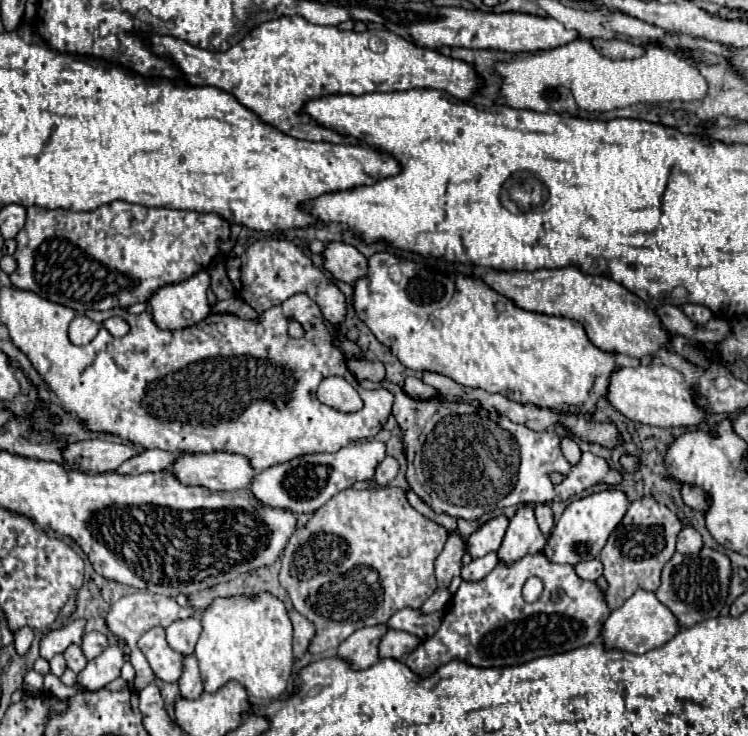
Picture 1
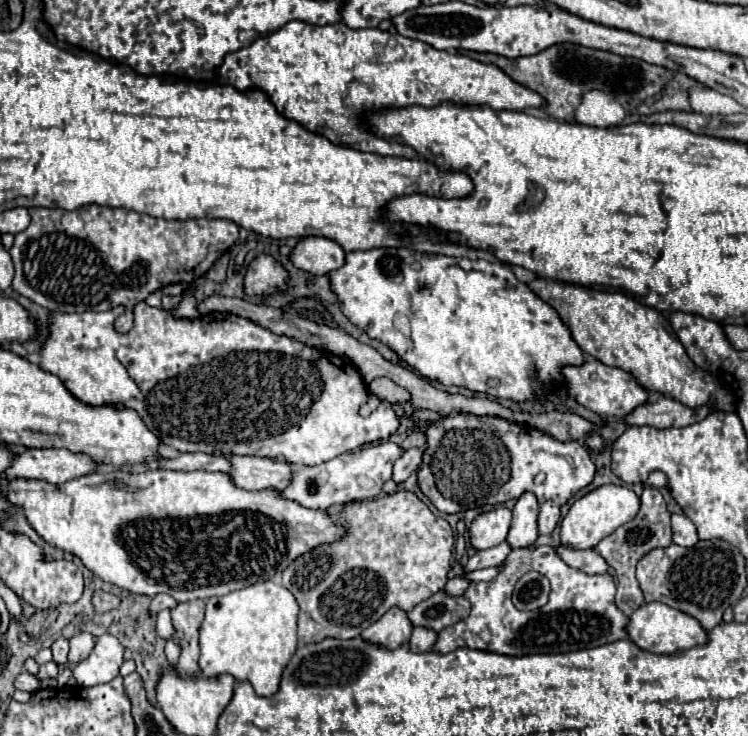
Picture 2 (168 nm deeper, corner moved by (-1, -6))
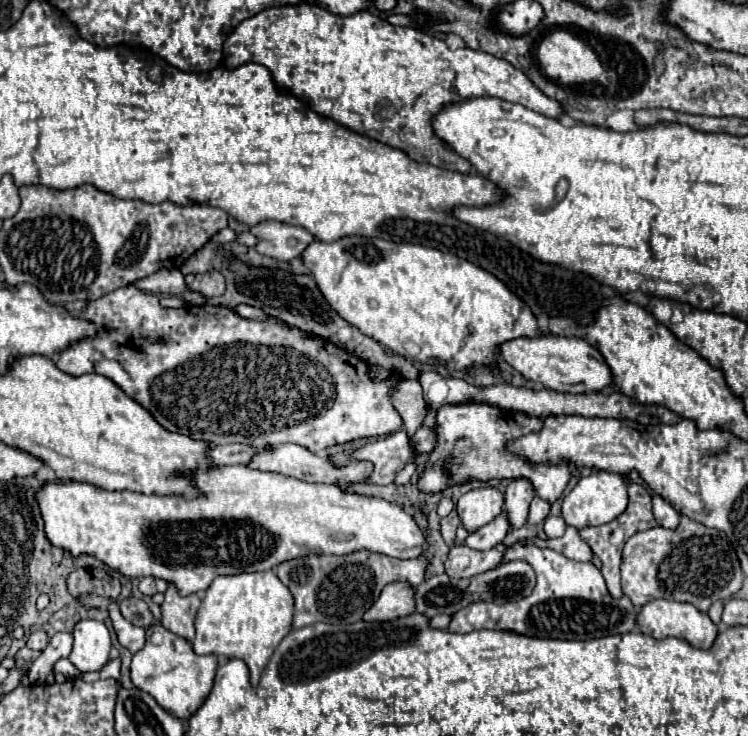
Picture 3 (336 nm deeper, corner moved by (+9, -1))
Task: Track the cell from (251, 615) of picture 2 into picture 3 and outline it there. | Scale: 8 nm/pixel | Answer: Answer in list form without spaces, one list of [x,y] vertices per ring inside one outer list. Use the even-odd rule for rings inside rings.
[[[262,571],[262,573],[238,573],[236,577],[216,577],[212,585],[206,589],[206,595],[202,599],[202,605],[196,615],[196,639],[192,643],[194,651],[198,655],[218,655],[218,657],[238,657],[246,661],[250,669],[250,681],[252,685],[258,685],[260,675],[272,657],[278,643],[288,635],[292,629],[292,611],[294,611],[294,599],[288,587],[276,577],[274,571]]]

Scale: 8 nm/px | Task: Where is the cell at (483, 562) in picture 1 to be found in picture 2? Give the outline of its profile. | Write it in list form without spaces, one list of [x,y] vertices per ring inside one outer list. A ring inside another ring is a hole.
[[[502,542],[494,548],[488,548],[488,550],[480,550],[476,552],[466,564],[464,564],[464,570],[470,572],[470,570],[478,570],[478,568],[492,568],[492,566],[500,566],[506,556],[510,554],[510,546],[508,542]]]

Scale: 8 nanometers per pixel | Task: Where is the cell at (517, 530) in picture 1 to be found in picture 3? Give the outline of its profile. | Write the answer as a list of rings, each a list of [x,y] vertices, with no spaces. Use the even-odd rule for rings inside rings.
[[[514,479],[506,491],[504,491],[504,499],[506,499],[506,511],[510,517],[510,525],[512,527],[522,527],[528,519],[528,505],[532,501],[532,497],[536,495],[532,483],[528,479]]]

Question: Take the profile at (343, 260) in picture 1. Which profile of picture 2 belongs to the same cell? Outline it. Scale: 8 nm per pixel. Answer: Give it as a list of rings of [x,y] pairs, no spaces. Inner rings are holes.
[[[308,236],[302,242],[298,242],[290,260],[294,262],[294,266],[314,276],[328,276],[330,272],[344,266],[346,252],[330,238]]]

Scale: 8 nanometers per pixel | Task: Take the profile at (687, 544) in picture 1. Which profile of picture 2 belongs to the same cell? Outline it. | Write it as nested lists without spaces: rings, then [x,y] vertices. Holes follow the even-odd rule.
[[[680,514],[672,516],[672,532],[674,532],[674,544],[678,544],[678,546],[690,548],[698,542],[696,528],[686,516],[680,516]]]

